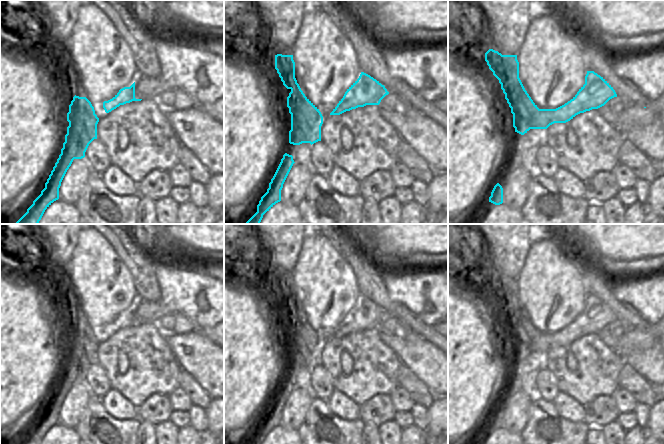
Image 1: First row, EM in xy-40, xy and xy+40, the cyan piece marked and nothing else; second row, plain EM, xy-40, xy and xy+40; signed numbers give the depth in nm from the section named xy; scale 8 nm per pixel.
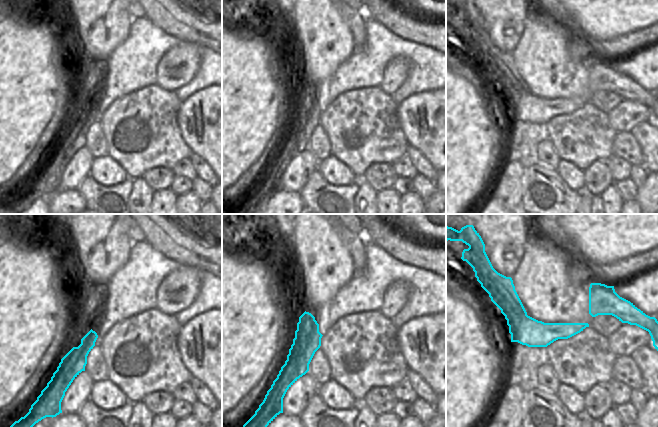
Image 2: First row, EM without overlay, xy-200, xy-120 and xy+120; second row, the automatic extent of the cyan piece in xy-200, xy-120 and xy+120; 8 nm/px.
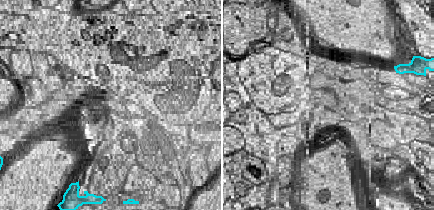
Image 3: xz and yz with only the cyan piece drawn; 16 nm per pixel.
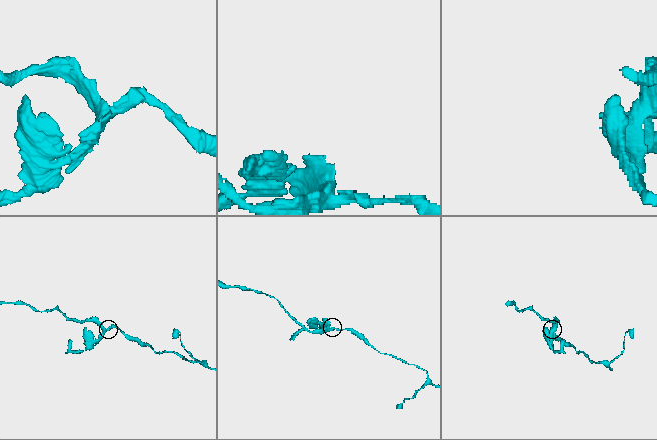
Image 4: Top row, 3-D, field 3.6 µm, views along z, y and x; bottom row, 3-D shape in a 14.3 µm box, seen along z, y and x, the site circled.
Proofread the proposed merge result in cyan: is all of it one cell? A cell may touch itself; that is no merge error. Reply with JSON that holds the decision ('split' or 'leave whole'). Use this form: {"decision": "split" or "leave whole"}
{"decision": "split"}

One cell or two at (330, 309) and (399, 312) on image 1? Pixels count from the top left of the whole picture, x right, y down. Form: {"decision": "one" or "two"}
{"decision": "two"}

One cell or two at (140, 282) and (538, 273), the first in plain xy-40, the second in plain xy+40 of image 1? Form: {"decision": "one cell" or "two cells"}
{"decision": "two cells"}

